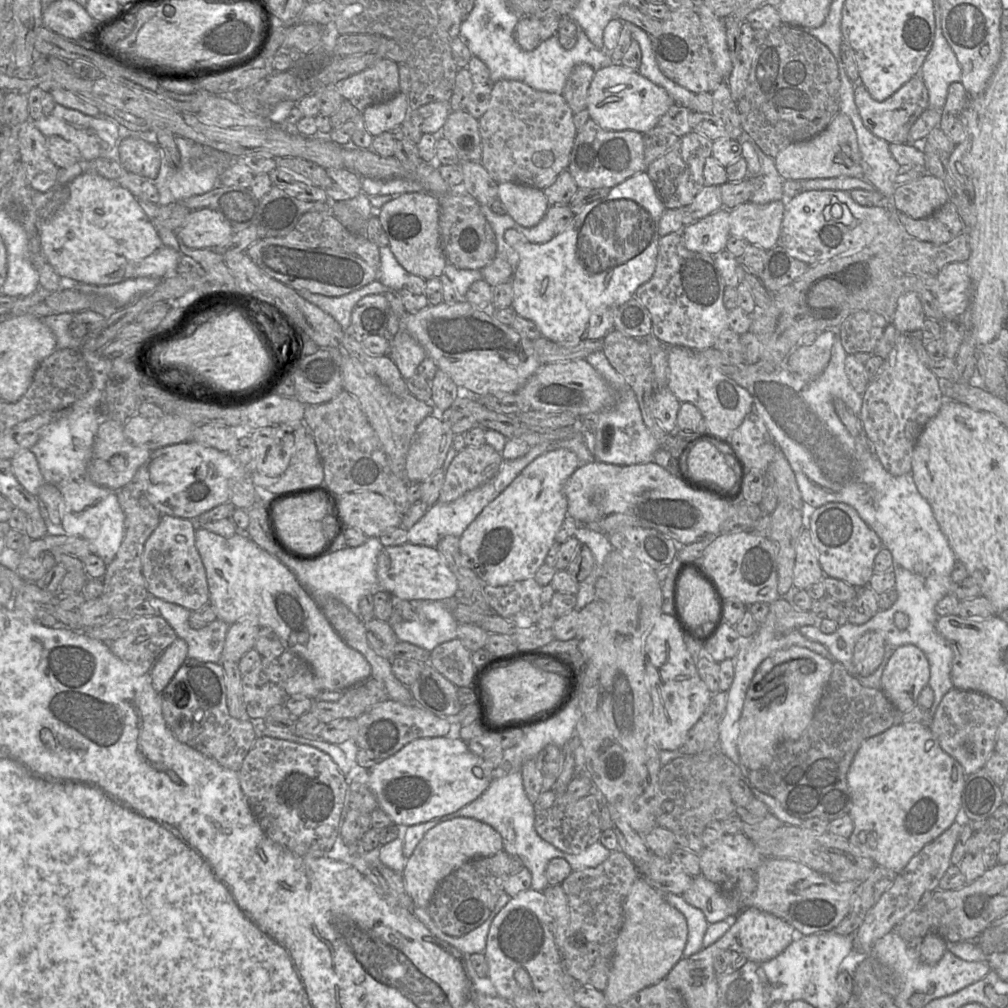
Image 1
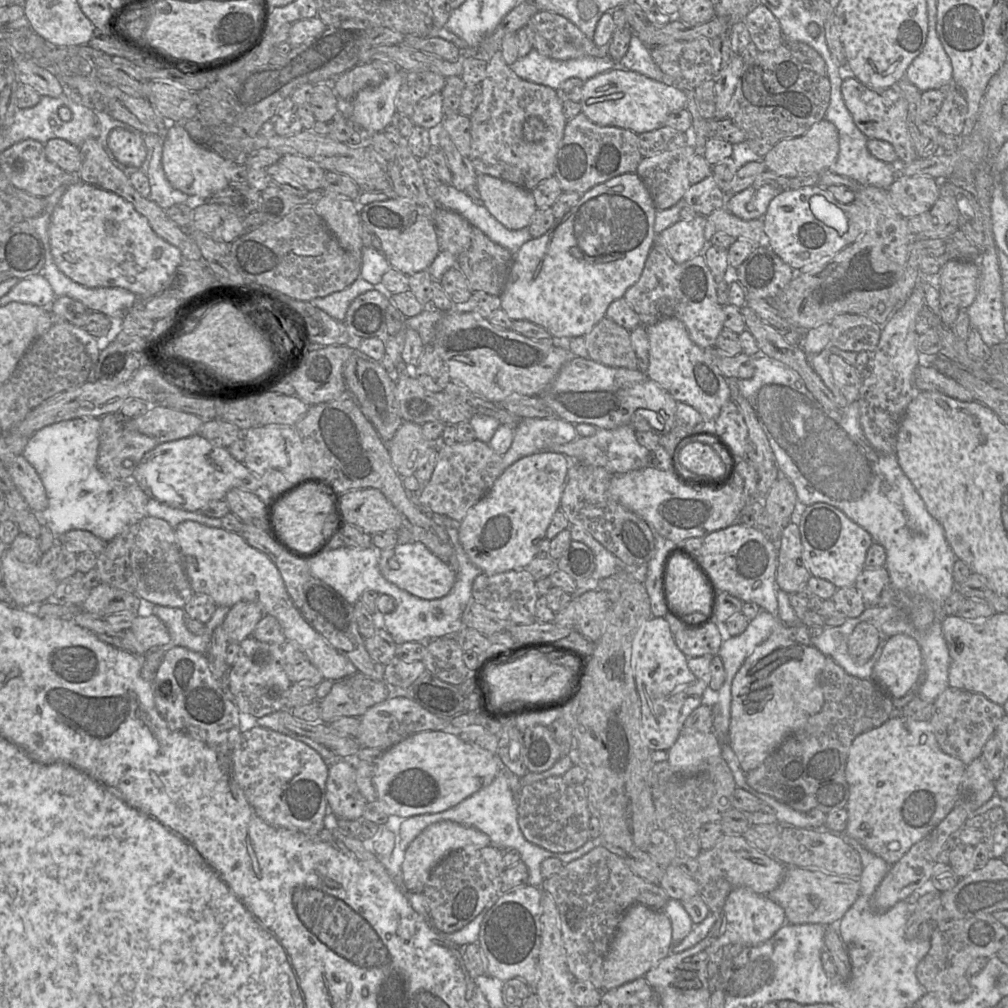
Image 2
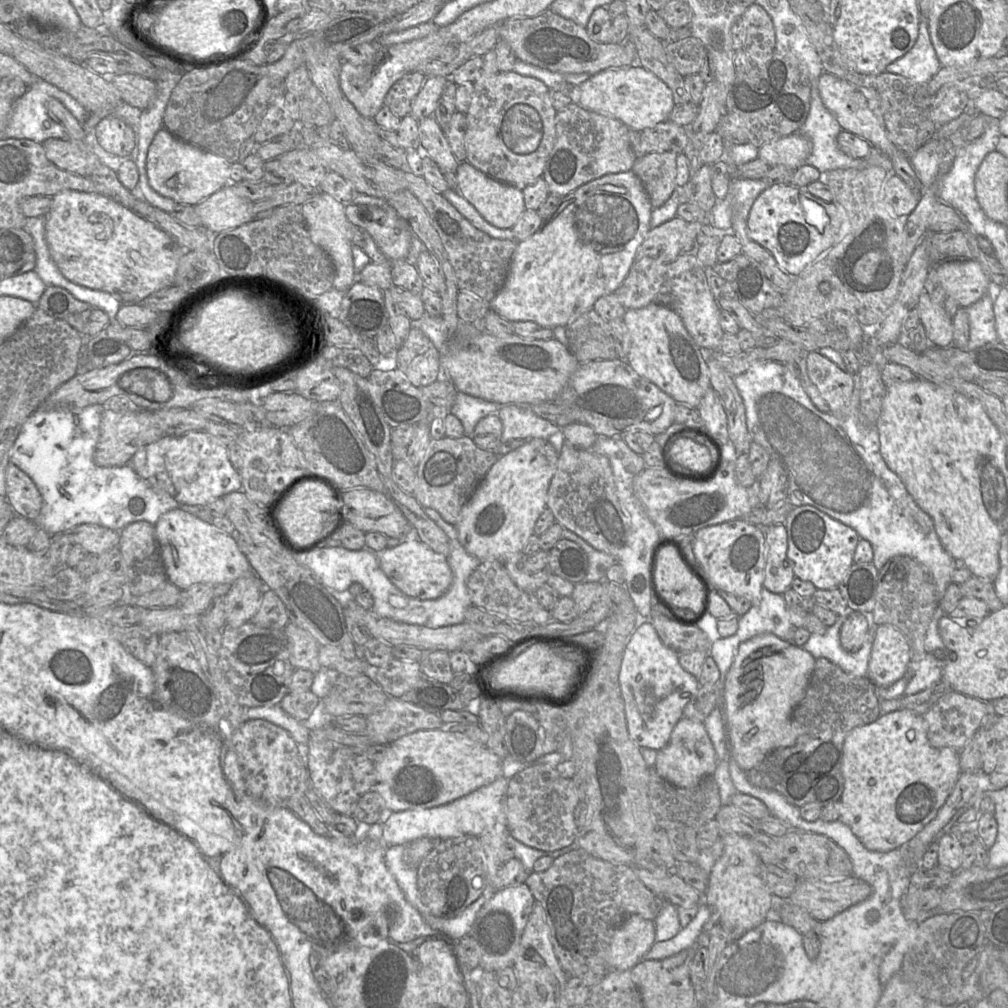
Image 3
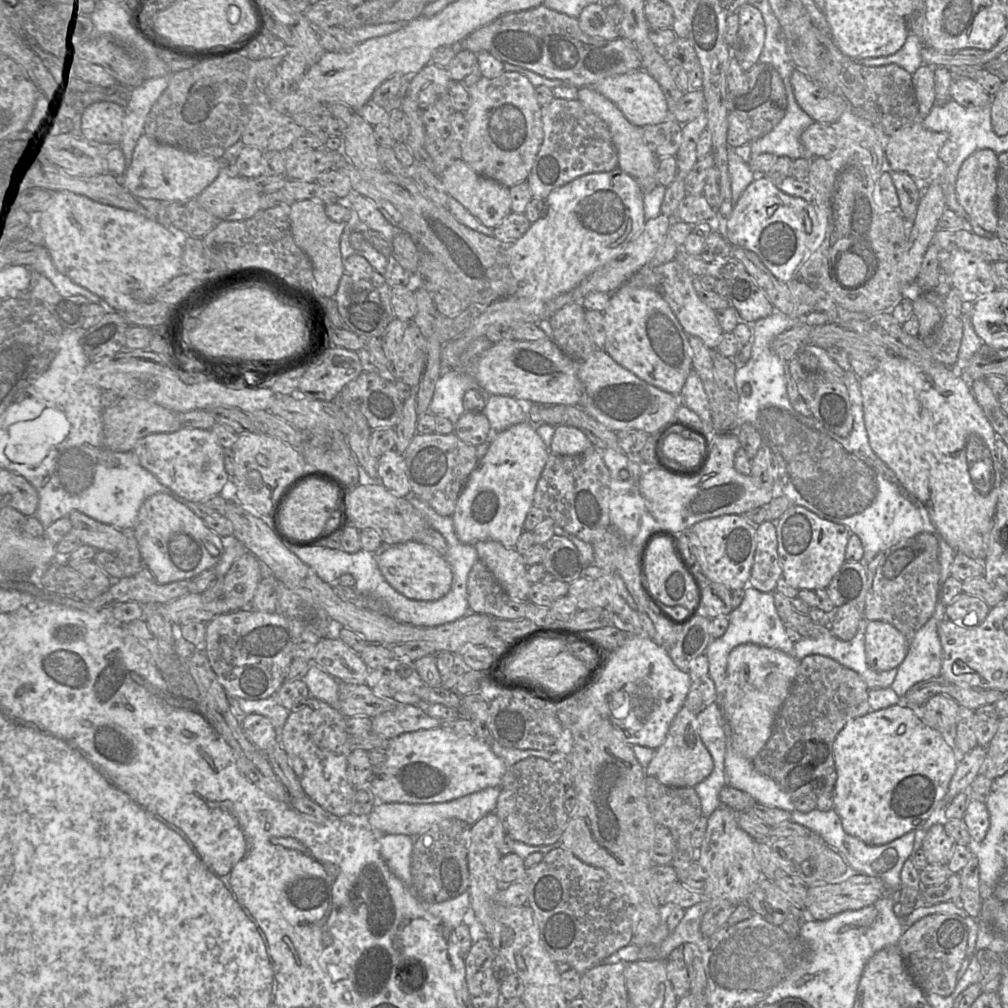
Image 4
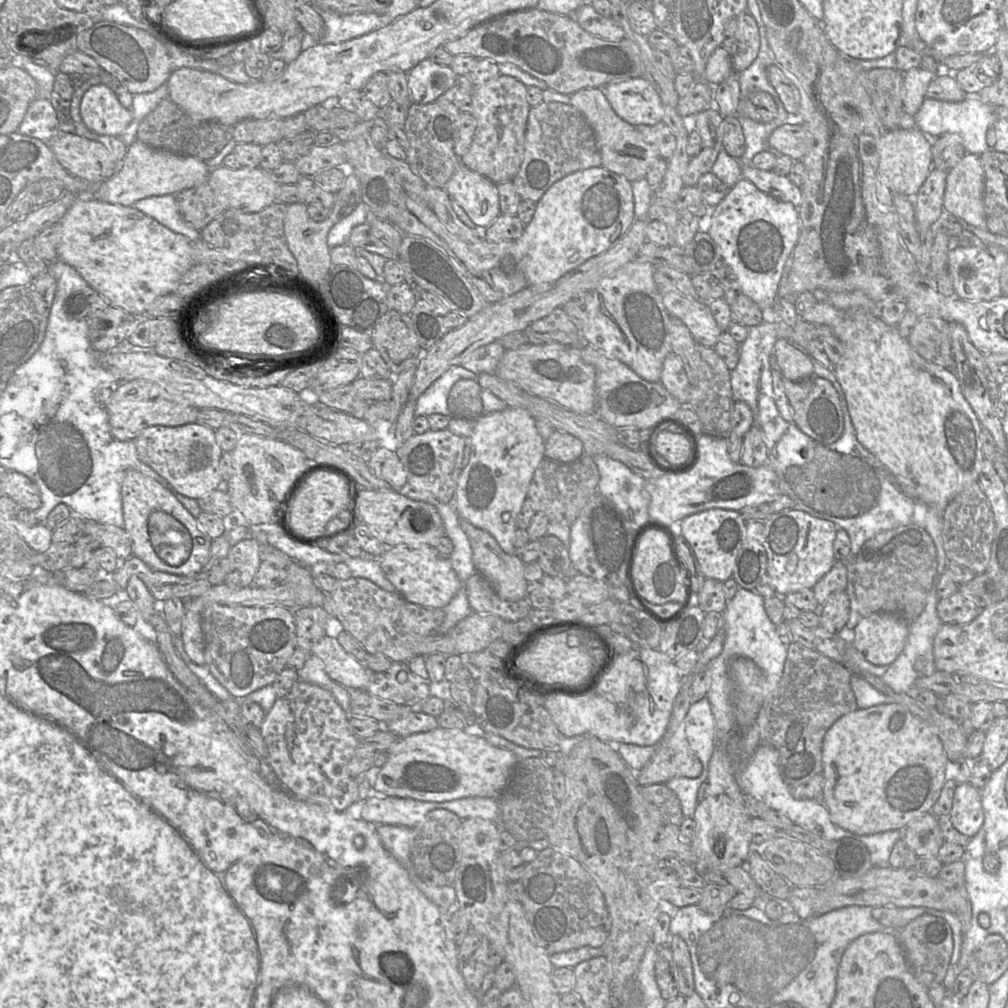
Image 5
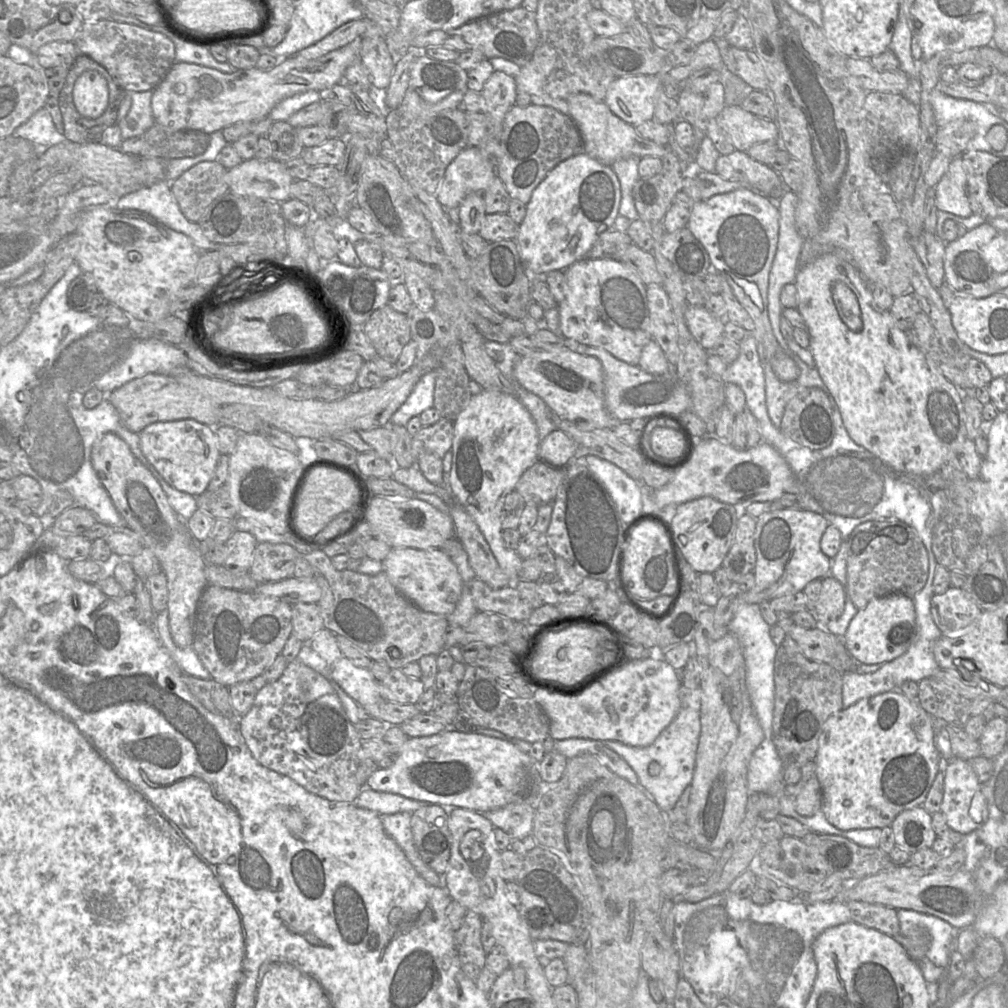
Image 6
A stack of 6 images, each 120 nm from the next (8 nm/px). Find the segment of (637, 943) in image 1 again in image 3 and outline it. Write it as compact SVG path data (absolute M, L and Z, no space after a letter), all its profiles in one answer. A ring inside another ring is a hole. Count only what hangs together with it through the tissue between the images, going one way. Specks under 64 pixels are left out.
M633 914L613 934L606 955L607 972L631 970L644 960L655 940L654 921Z

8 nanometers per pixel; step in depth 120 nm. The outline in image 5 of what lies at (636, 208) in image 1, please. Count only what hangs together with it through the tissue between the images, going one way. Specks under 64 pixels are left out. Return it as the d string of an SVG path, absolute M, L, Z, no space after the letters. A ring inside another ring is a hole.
M593 167L579 170L555 182L544 193L542 198L536 203L536 210L531 222L525 226L523 234L518 240L516 240L519 251L519 260L521 262L522 270L524 272L528 285L540 285L556 282L565 274L579 267L590 258L604 253L609 248L611 248L618 240L623 238L635 221L634 197L631 183L632 182L630 182L624 176L615 174L603 167Z

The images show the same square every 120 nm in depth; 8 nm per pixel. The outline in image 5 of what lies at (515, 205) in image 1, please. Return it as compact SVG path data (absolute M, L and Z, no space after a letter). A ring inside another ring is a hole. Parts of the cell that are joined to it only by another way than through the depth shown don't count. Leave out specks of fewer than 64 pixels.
M461 164L444 187L475 225L487 228L500 216L497 184Z

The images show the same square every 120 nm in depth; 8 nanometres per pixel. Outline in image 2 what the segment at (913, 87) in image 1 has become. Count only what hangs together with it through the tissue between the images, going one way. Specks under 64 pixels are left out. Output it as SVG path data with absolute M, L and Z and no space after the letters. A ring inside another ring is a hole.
M848 77L843 79L841 93L854 123L868 139L889 142L898 156L899 165L907 165L918 158L907 127L908 102L899 91L893 88L873 90L854 77Z

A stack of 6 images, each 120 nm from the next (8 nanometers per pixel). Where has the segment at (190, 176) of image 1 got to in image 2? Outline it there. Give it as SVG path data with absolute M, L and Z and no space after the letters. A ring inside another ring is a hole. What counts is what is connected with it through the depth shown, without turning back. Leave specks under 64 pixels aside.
M158 135L146 175L150 185L150 199L166 210L175 204L190 202L191 198L175 189L165 176L161 162L163 139Z

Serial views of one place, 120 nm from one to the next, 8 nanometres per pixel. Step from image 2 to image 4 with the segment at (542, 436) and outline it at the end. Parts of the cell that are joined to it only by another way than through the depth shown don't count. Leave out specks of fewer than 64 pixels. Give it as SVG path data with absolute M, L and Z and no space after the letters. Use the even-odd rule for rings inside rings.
M488 395L483 414L487 417L493 433L498 433L509 427L530 421L526 405L535 403L520 402L513 397L503 395Z

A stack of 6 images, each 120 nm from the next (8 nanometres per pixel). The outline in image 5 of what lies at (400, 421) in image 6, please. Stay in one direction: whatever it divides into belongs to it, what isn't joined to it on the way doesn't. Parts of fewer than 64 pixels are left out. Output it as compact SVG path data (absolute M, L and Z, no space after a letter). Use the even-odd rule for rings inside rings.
M462 366L450 368L417 399L415 415L428 417L431 414L442 414L449 416L448 395L452 386L460 379L477 380L477 375Z

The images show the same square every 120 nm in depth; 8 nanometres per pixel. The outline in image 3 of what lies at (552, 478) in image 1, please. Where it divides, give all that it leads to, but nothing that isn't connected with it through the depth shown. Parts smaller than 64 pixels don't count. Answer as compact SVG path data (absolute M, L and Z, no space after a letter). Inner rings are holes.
M540 438L498 457L462 507L455 524L458 539L469 554L486 561L503 560L522 552L534 534L537 519L547 507L547 493L558 458L555 448Z

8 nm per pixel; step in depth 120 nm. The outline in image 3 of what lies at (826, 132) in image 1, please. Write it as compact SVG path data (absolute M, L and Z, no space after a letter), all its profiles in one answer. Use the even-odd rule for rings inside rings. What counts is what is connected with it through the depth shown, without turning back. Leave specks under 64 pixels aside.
M796 132L762 145L758 149L758 156L770 166L784 165L795 170L806 164L811 151L810 140Z

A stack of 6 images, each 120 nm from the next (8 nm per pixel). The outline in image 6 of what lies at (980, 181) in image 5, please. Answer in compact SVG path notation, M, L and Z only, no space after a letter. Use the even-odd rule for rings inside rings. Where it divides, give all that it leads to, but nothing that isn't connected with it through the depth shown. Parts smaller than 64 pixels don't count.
M961 157L951 160L947 172L933 188L933 198L938 211L962 218L974 214L969 203L967 175Z

